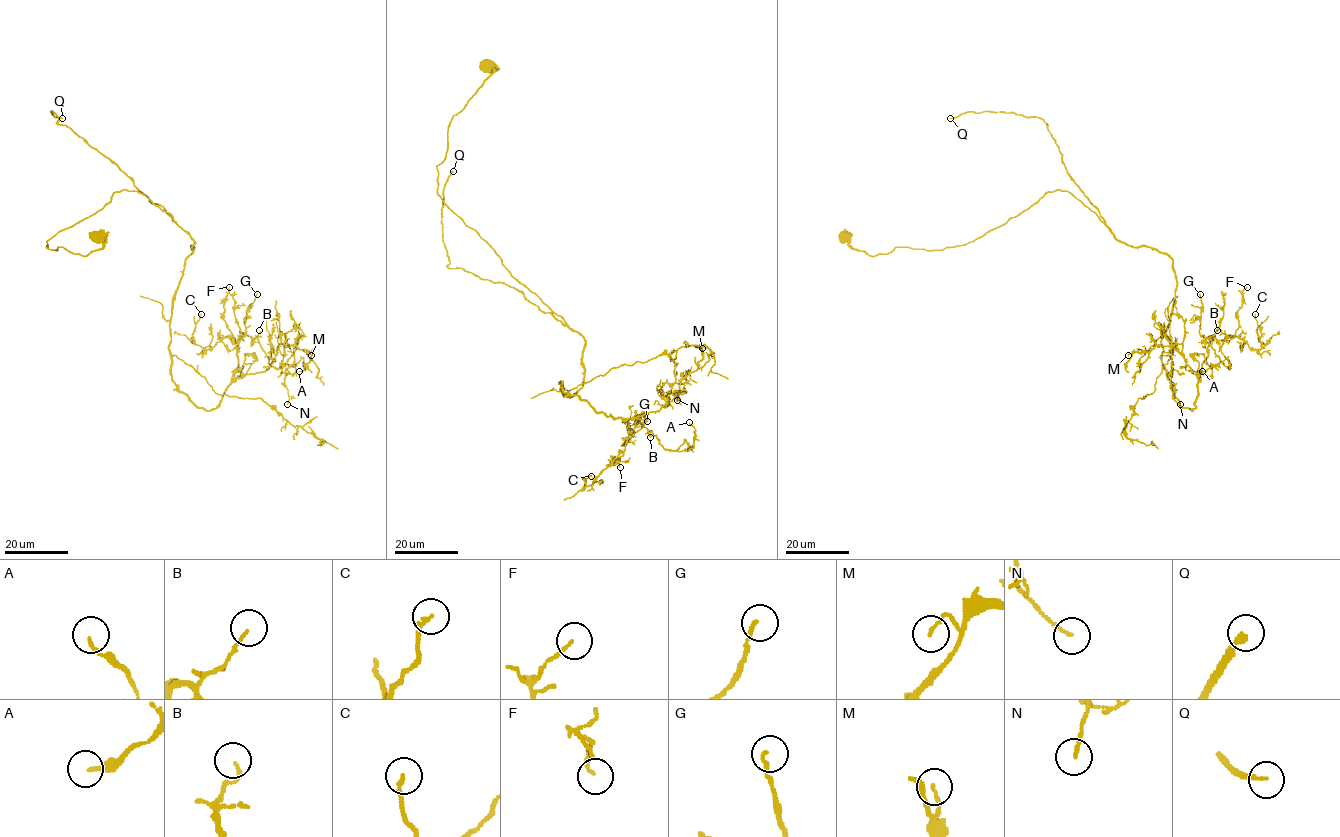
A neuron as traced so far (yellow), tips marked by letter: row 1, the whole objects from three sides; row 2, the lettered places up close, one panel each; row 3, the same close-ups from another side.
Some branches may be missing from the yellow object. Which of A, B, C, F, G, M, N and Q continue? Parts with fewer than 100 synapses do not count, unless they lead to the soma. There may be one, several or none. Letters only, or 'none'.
Q

